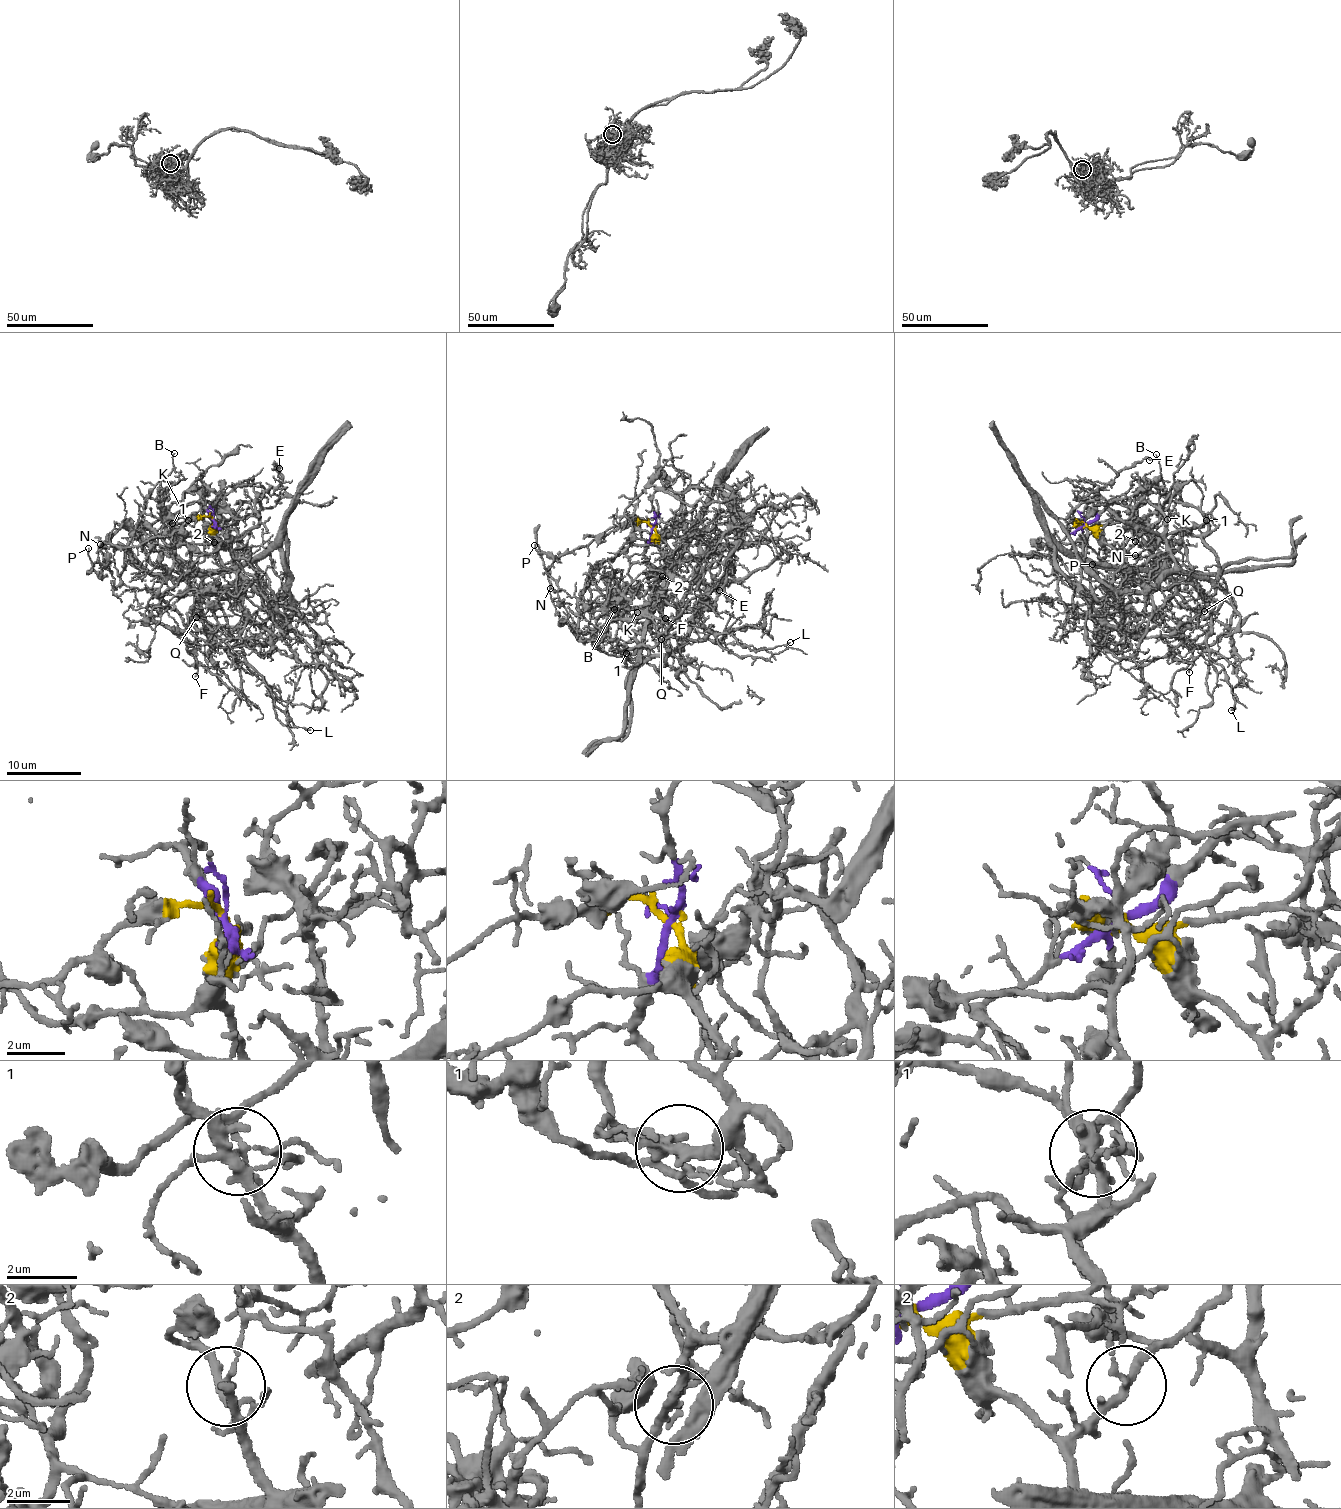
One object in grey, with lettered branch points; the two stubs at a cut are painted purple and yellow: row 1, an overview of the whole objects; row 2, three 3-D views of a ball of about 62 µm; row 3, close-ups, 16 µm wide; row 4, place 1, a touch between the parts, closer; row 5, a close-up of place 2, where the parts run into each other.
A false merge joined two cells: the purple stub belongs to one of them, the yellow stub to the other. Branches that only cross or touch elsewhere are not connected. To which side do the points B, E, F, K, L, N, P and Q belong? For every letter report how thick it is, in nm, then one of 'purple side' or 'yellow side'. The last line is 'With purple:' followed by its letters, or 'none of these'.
B: 110 nm | purple side
E: 170 nm | purple side
F: 150 nm | purple side
K: 150 nm | yellow side
L: 150 nm | purple side
N: 120 nm | yellow side
P: 110 nm | yellow side
Q: 130 nm | yellow side
With purple: B, E, F, L

